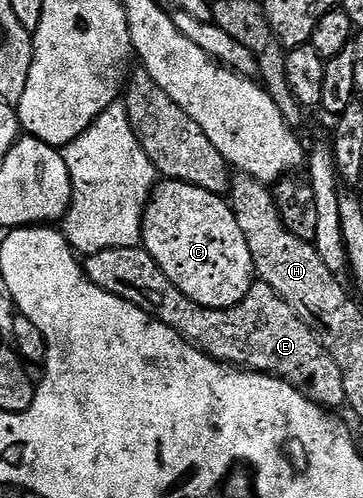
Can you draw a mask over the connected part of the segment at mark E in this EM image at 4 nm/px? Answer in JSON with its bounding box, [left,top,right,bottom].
[85,248,347,411]

